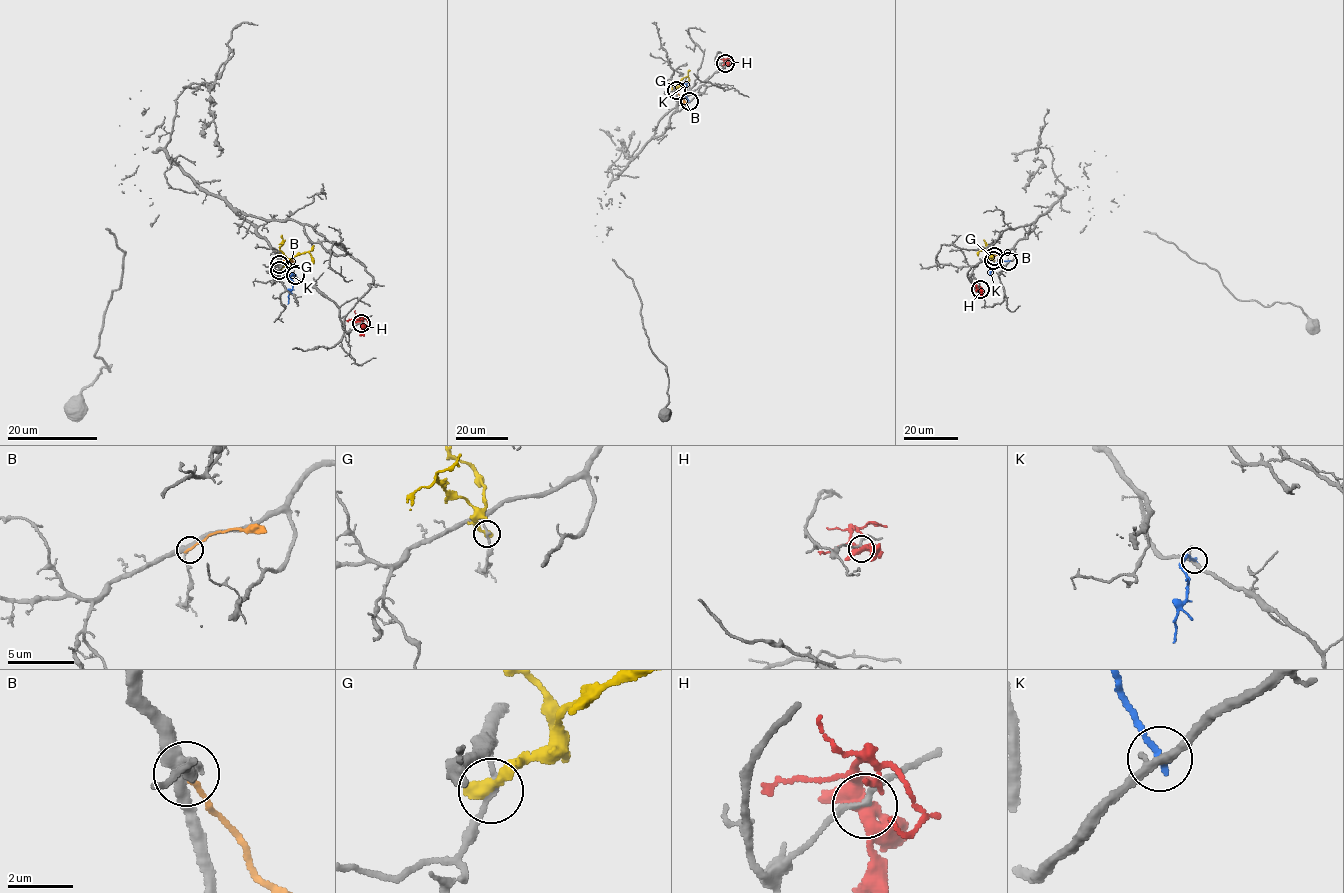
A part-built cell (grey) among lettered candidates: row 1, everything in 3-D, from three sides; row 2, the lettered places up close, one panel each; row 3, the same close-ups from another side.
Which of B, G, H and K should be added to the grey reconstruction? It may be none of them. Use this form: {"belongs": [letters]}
{"belongs": []}

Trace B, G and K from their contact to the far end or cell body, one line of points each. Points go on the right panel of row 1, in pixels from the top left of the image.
B: (993, 256), (1009, 253)
G: (993, 260), (983, 249), (977, 255)
K: (1008, 261), (993, 266), (992, 279)

